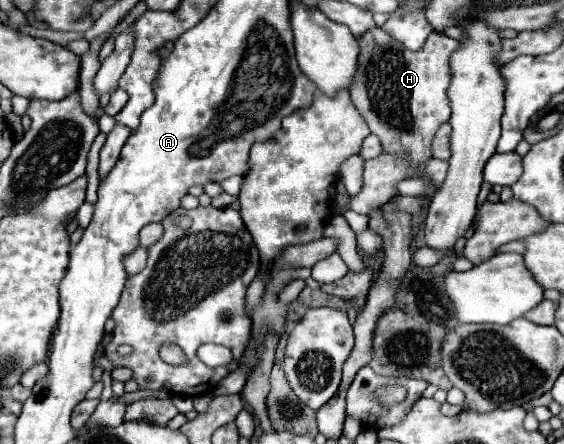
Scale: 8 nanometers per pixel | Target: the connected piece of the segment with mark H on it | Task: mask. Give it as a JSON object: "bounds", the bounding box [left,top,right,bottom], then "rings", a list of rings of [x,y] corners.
{"bounds":[350,27,458,167],"rings":[[[382,27],[368,29],[364,37],[358,37],[360,61],[356,69],[356,81],[352,81],[350,97],[356,109],[366,119],[370,131],[380,137],[384,153],[402,155],[408,151],[412,165],[420,167],[432,157],[430,141],[440,123],[450,119],[450,103],[446,87],[450,81],[448,57],[458,47],[456,39],[444,33],[432,31],[422,49],[404,49]]]}

